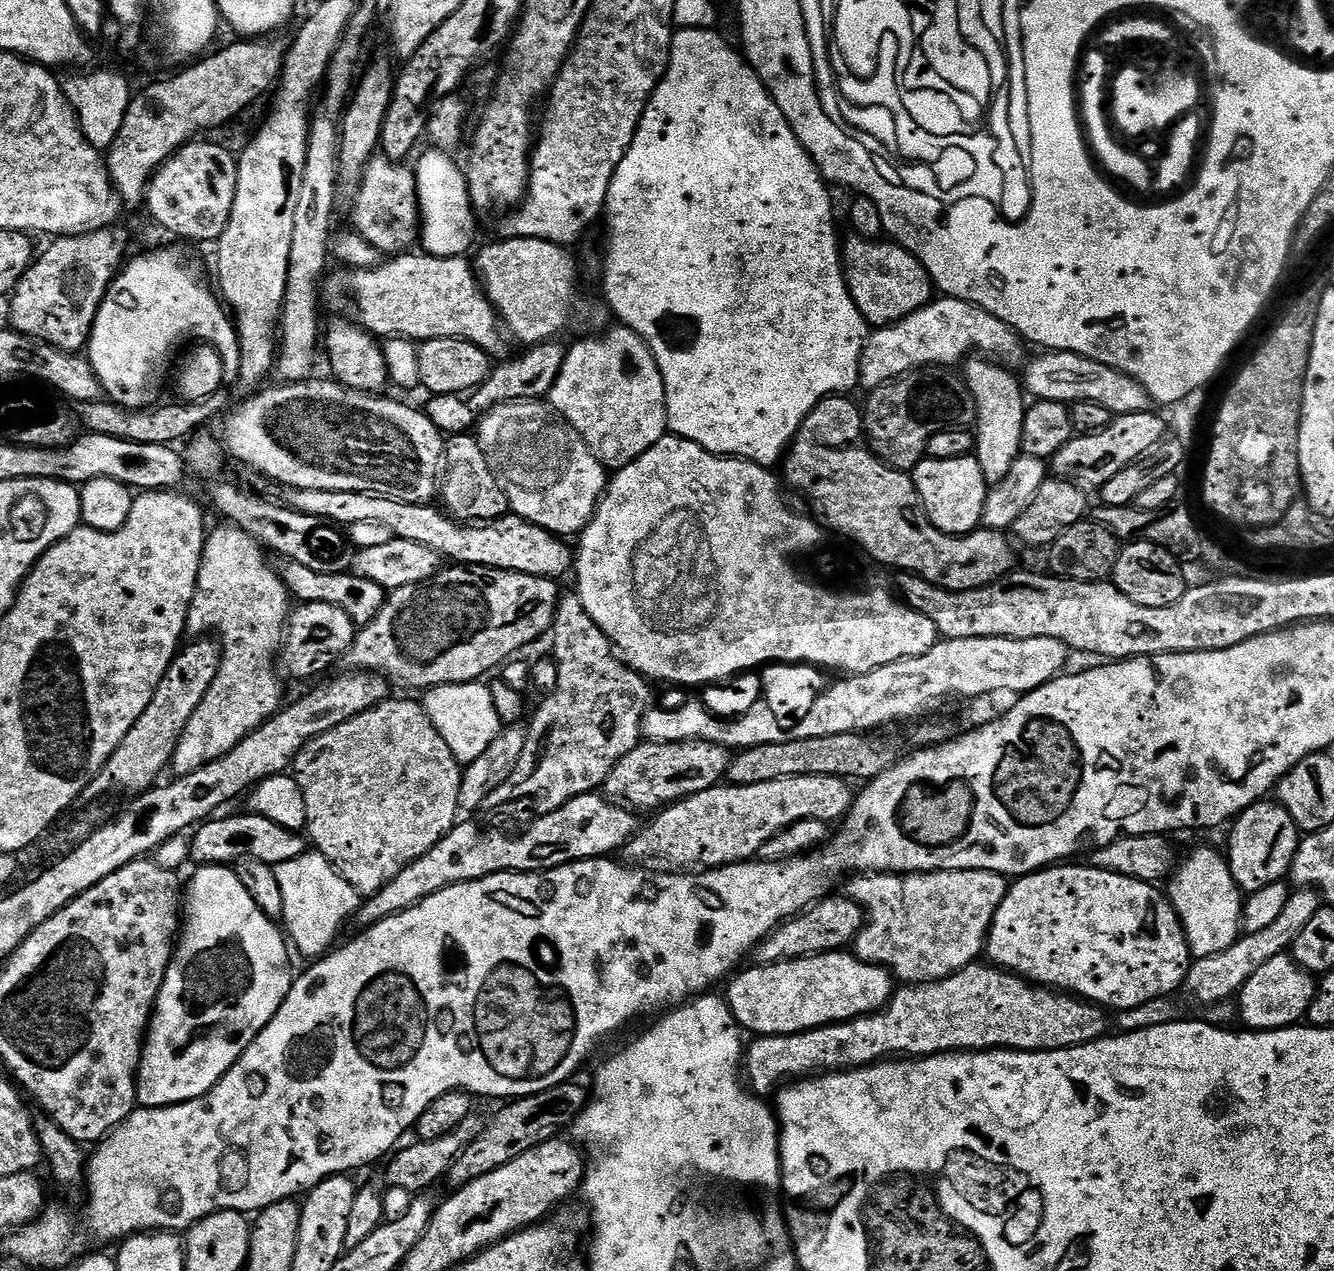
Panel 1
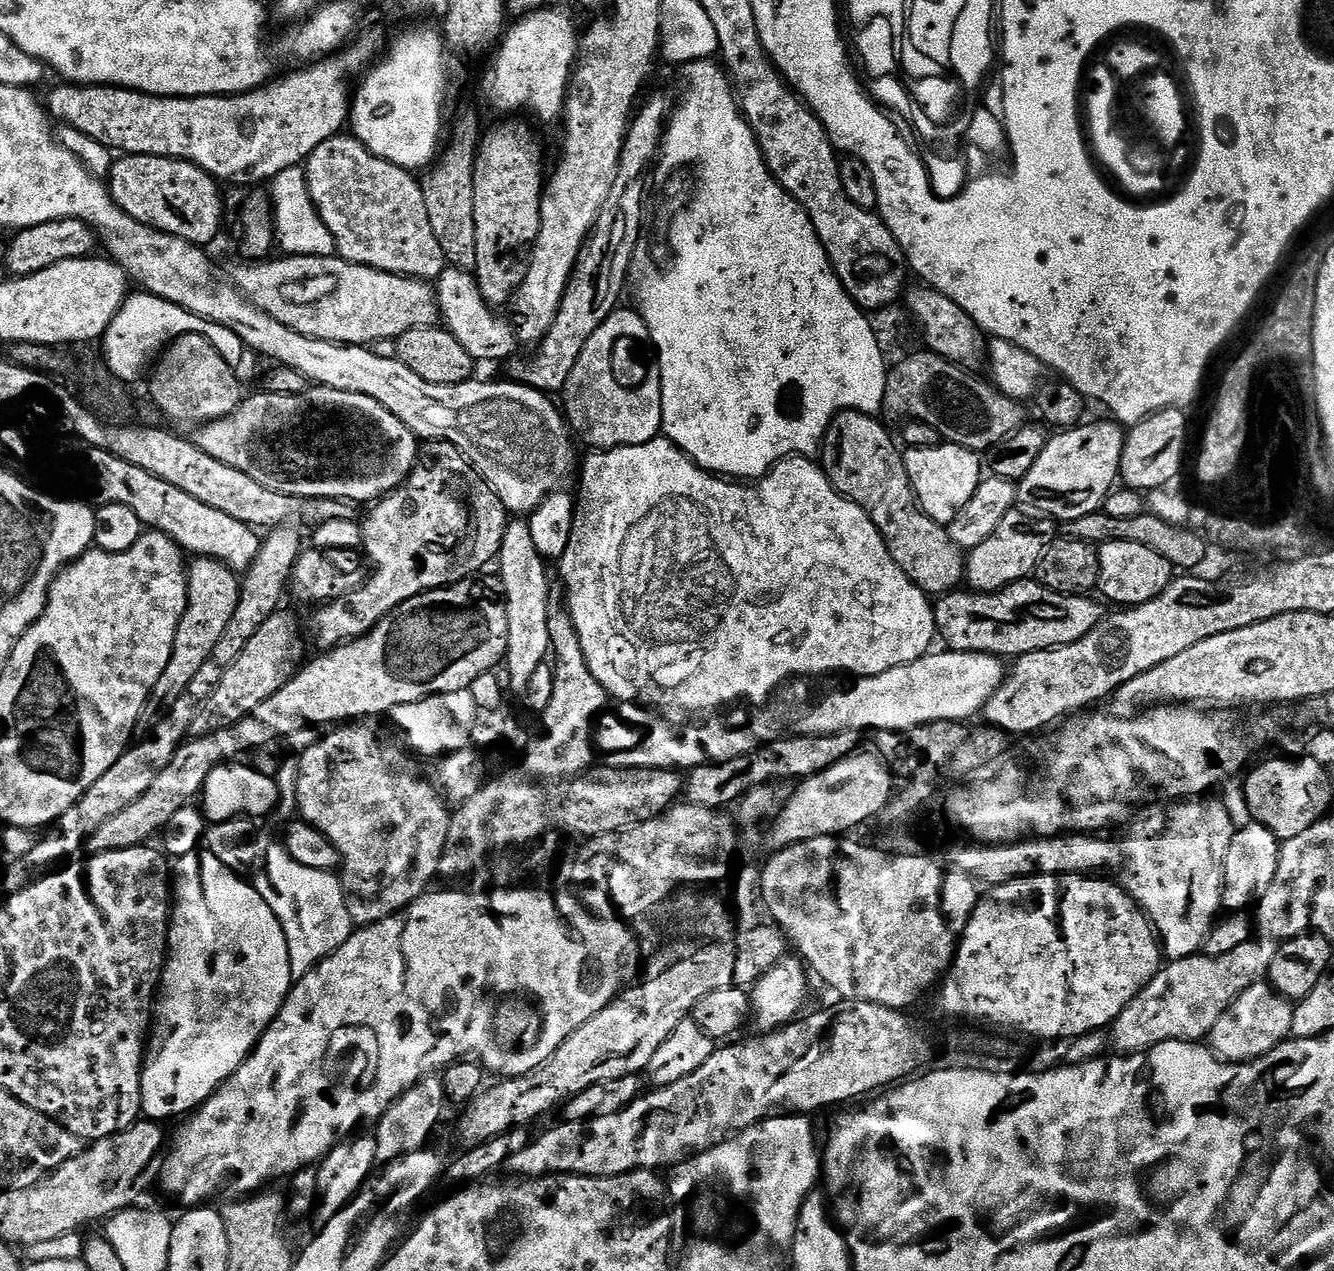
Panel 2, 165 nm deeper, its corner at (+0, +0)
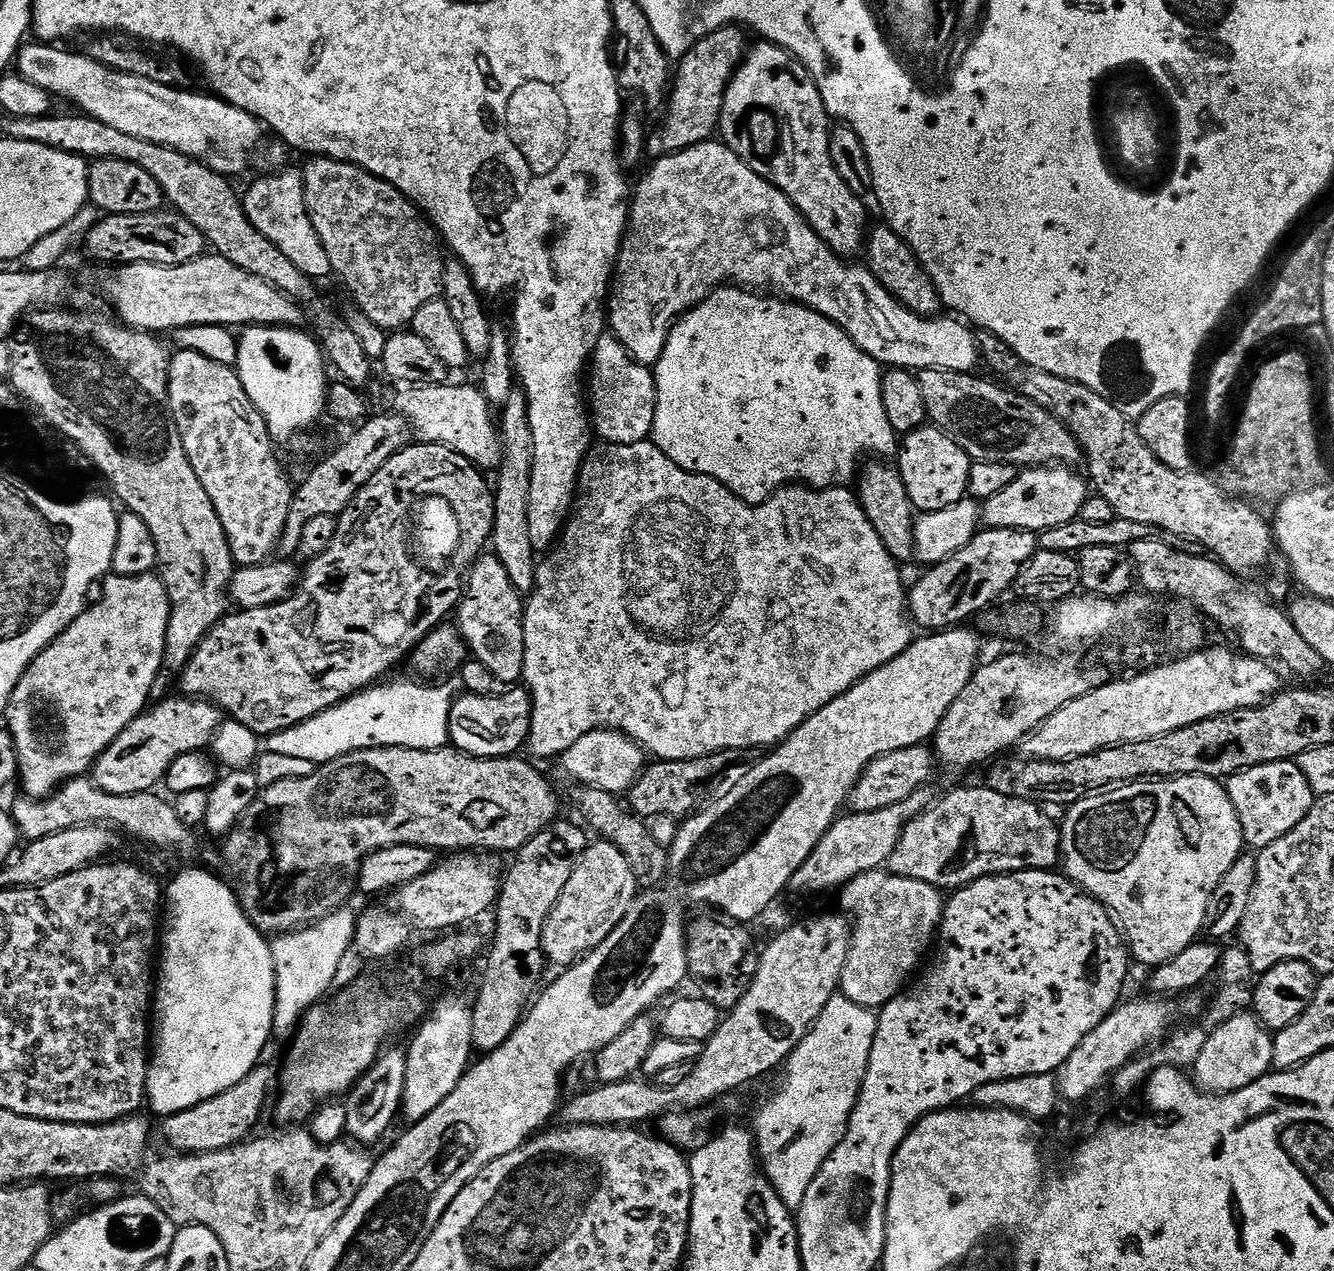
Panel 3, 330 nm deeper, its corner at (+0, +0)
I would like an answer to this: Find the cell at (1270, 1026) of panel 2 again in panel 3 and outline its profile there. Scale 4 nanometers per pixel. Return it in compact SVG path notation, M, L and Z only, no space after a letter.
M1251 1011L1239 1012L1234 1018L1215 1025L1206 1038L1206 1046L1202 1046L1202 1054L1198 1054L1194 1065L1194 1080L1203 1091L1213 1094L1237 1092L1258 1078L1267 1076L1273 1071L1272 1059L1274 1046L1273 1033L1264 1027L1263 1022Z

